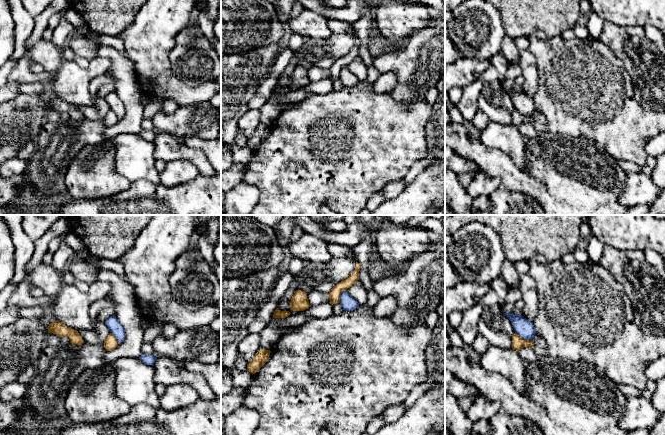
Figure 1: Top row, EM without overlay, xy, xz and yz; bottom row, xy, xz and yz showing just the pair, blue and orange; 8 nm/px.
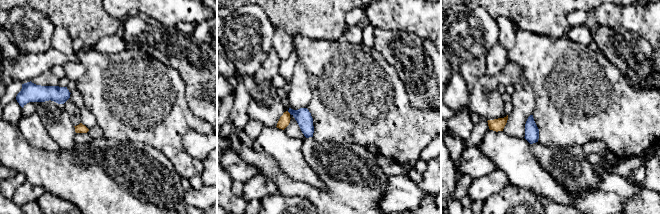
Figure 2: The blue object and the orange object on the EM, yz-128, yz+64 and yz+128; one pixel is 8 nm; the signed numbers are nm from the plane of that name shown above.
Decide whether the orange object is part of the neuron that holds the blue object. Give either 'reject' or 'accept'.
reject

